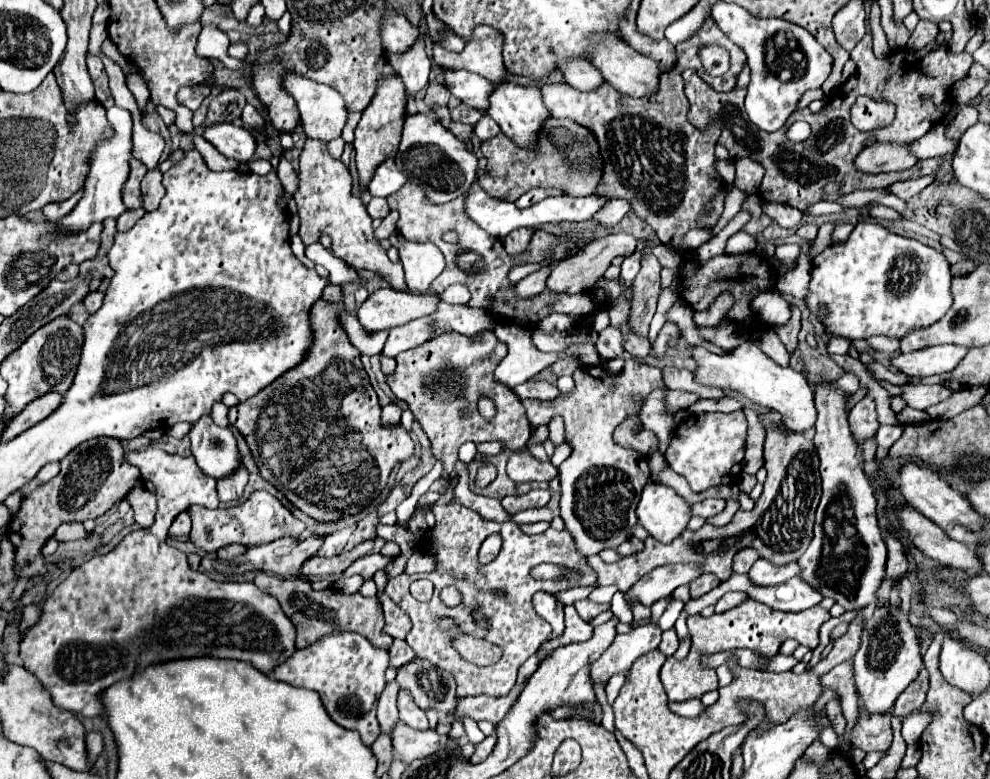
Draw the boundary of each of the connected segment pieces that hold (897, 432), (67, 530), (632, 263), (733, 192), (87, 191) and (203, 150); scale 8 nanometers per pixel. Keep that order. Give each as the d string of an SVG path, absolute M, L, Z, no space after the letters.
M896 424L896 426L880 426L878 428L878 434L876 434L876 440L878 440L878 444L882 448L888 450L898 440L898 436L902 436L902 434L904 434L902 424Z
M64 522L54 532L52 538L56 538L58 542L68 542L68 540L78 540L78 538L86 538L86 536L88 536L88 532L82 528L80 522Z
M628 256L628 258L622 262L620 280L622 280L622 284L626 284L626 288L632 288L632 282L634 282L638 270L640 270L640 260L636 260L634 256Z
M732 186L730 192L728 192L728 196L726 196L726 202L724 202L724 212L722 212L718 224L716 224L712 230L718 230L718 232L720 232L720 230L738 214L738 210L742 210L742 200L744 200L744 198L746 198L746 194Z
M112 106L108 108L108 122L112 128L110 138L102 138L96 142L90 152L88 174L82 186L82 198L74 206L70 214L54 222L54 230L50 234L80 234L86 232L94 222L104 222L106 218L118 218L127 208L122 202L122 188L130 176L130 158L132 158L132 114L124 108Z
M194 135L192 140L194 140L194 148L202 154L202 158L204 158L204 162L206 162L208 168L212 168L212 170L216 170L216 172L236 170L236 168L238 168L238 162L236 162L236 160L224 158L206 138Z

